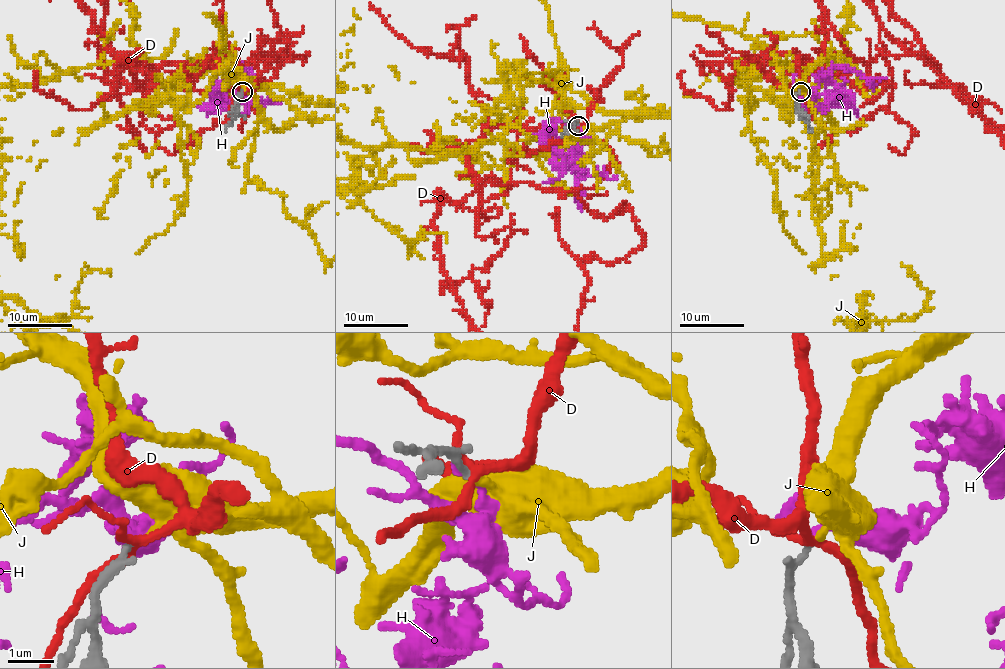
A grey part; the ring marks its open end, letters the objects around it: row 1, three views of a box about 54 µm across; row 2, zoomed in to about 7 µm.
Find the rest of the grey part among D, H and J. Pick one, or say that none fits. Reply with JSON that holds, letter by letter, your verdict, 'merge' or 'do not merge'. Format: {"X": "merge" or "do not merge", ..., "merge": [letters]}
{"D": "do not merge", "H": "do not merge", "J": "merge", "merge": ["J"]}

